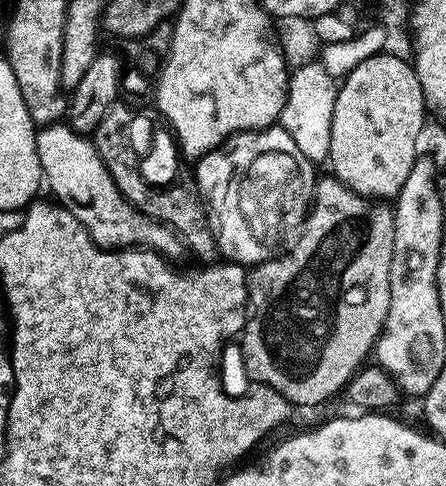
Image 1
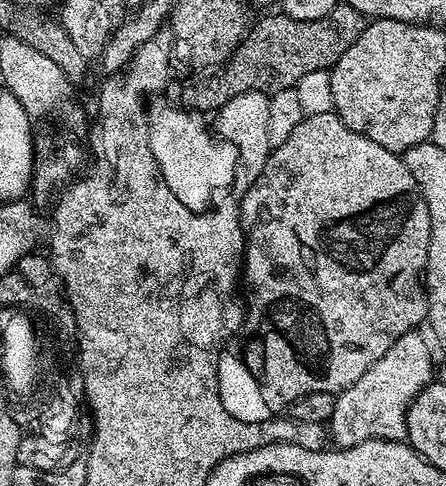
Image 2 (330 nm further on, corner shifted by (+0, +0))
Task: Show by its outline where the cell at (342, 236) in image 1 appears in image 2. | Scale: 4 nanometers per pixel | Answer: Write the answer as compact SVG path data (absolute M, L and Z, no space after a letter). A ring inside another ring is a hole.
M335 111L305 116L302 122L298 122L290 138L269 152L262 174L258 174L256 181L239 199L240 224L244 227L242 280L248 283L246 300L250 305L250 328L252 324L252 337L242 351L242 357L250 373L257 379L269 408L287 409L298 398L315 392L343 392L358 381L366 370L370 370L398 338L419 329L419 324L423 325L427 321L428 293L424 287L424 267L426 254L430 250L430 210L426 210L420 188L414 182L410 170L406 170L403 159L397 153L378 146L378 142L370 142L370 138L350 130Z

